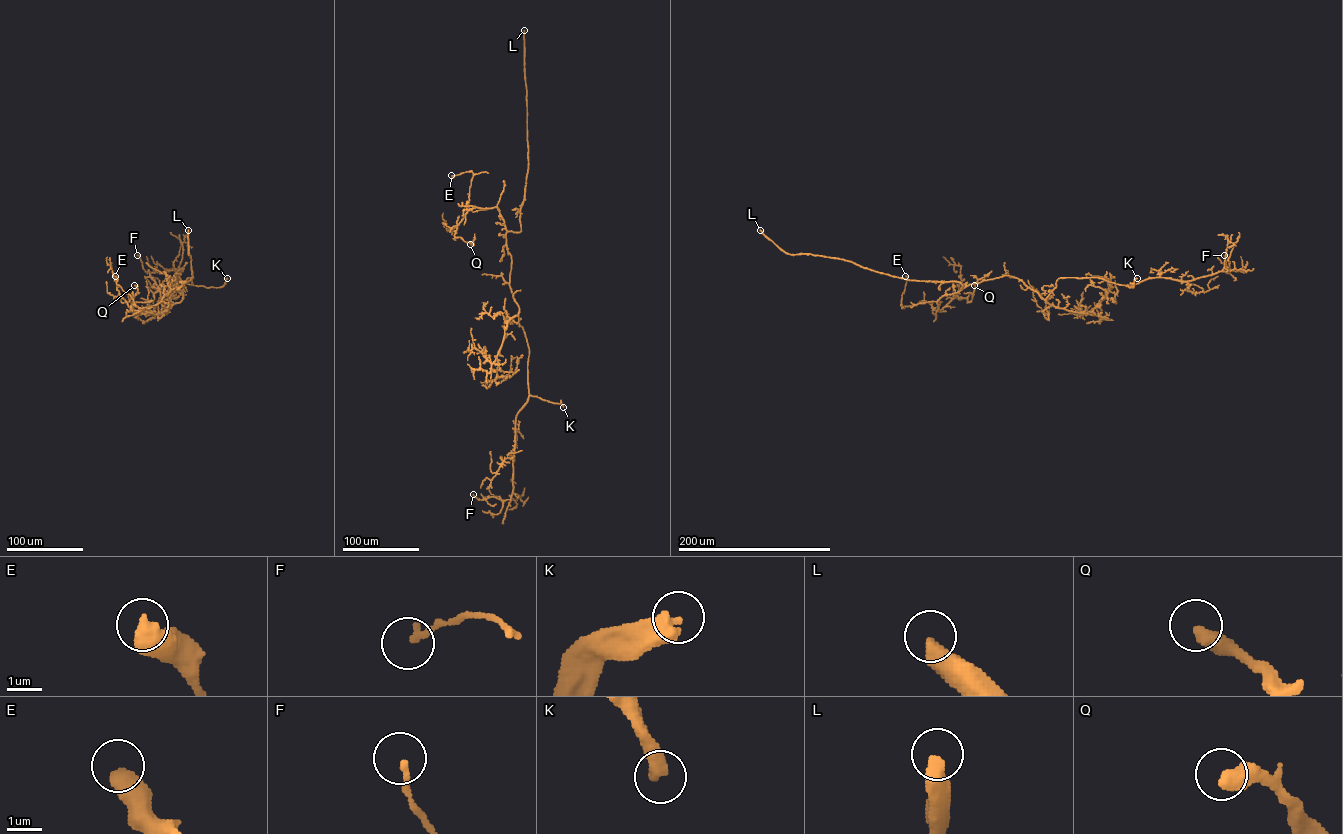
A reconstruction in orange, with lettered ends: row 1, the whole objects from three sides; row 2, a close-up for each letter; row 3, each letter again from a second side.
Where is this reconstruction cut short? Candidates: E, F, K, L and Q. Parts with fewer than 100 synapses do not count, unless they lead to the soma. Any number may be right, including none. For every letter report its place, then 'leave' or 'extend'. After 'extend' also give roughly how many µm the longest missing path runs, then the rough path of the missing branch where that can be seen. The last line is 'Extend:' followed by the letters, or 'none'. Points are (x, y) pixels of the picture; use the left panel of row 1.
E: at (115, 276); leave
F: at (137, 255); leave
K: at (227, 278); extend; about 100 µm are missing; missing branch runs (227, 278), (234, 273), (257, 273), (270, 258), (272, 244)
L: at (188, 230); extend; about 400 µm are missing; missing branch runs (188, 230), (187, 209), (171, 186), (109, 153), (127, 137), (124, 128), (108, 125), (101, 141)
Q: at (134, 285); leave
Extend: K, L

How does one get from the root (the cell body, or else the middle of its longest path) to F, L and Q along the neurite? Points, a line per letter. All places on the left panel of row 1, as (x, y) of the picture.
F: (175, 280), (182, 299), (183, 285), (193, 278), (191, 285), (177, 281), (174, 270), (146, 272), (137, 255)
L: (175, 280), (173, 275), (175, 279), (170, 283), (171, 289), (192, 277), (188, 230)
Q: (175, 280), (173, 275), (170, 291), (159, 303), (140, 310), (118, 298), (128, 302), (137, 292), (134, 285)

